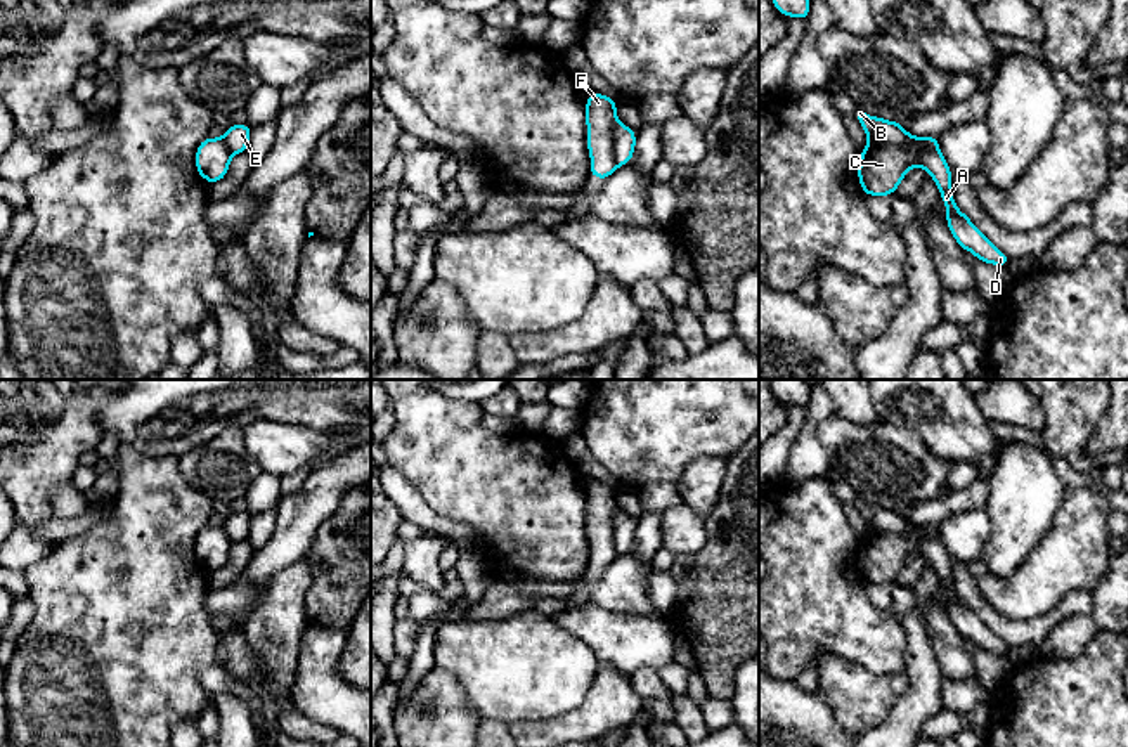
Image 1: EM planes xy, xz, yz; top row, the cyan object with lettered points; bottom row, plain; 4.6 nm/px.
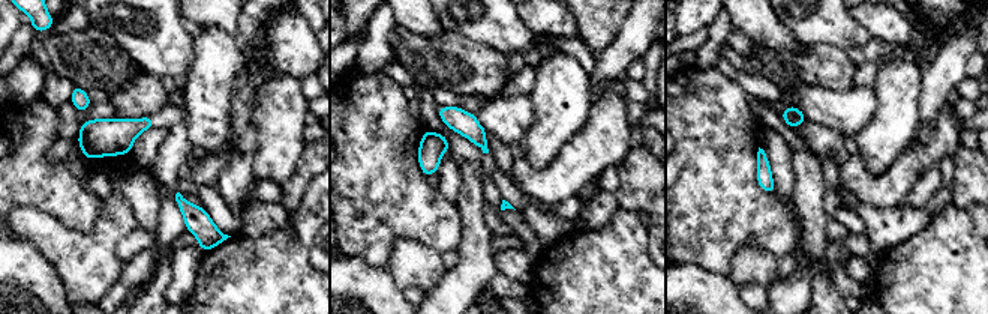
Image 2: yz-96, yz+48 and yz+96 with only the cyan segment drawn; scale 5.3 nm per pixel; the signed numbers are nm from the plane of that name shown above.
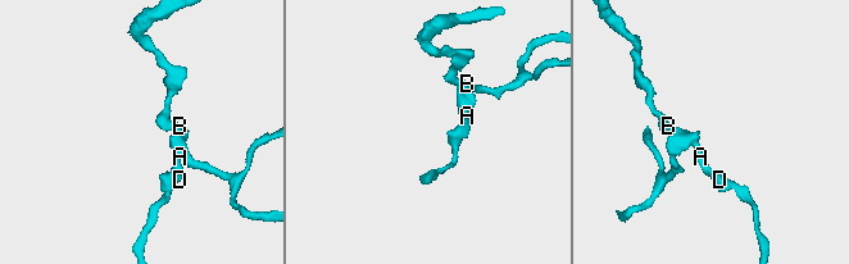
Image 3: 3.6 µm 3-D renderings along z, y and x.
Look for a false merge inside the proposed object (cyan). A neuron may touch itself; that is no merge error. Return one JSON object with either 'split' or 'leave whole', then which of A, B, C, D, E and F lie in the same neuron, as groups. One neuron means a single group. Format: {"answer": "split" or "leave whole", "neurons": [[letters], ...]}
{"answer": "split", "neurons": [["A", "B", "D", "E"], ["C", "F"]]}

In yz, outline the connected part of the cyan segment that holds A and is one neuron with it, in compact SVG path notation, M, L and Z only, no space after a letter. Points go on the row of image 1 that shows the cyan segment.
M922 149L920 166L939 187L939 196L946 206L946 224L955 241L963 251L972 251L977 262L1008 267L1010 258L998 250L974 224L962 213L953 199L951 170L941 151Z

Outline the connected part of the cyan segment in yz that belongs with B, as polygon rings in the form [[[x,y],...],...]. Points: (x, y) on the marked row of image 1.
[[[863,106],[856,107],[854,118],[861,123],[870,140],[898,146],[911,146],[920,140],[920,137],[910,135],[899,121],[887,121],[882,116],[870,118]]]

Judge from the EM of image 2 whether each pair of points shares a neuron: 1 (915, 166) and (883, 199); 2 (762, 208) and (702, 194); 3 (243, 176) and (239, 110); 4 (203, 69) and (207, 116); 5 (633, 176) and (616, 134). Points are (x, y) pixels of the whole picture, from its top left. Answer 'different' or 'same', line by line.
1: same
2: same
3: same
4: same
5: different

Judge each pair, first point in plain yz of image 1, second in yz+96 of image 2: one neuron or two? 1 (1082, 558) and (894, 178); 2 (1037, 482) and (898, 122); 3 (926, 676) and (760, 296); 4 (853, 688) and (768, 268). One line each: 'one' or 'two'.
1: one
2: one
3: two
4: one

